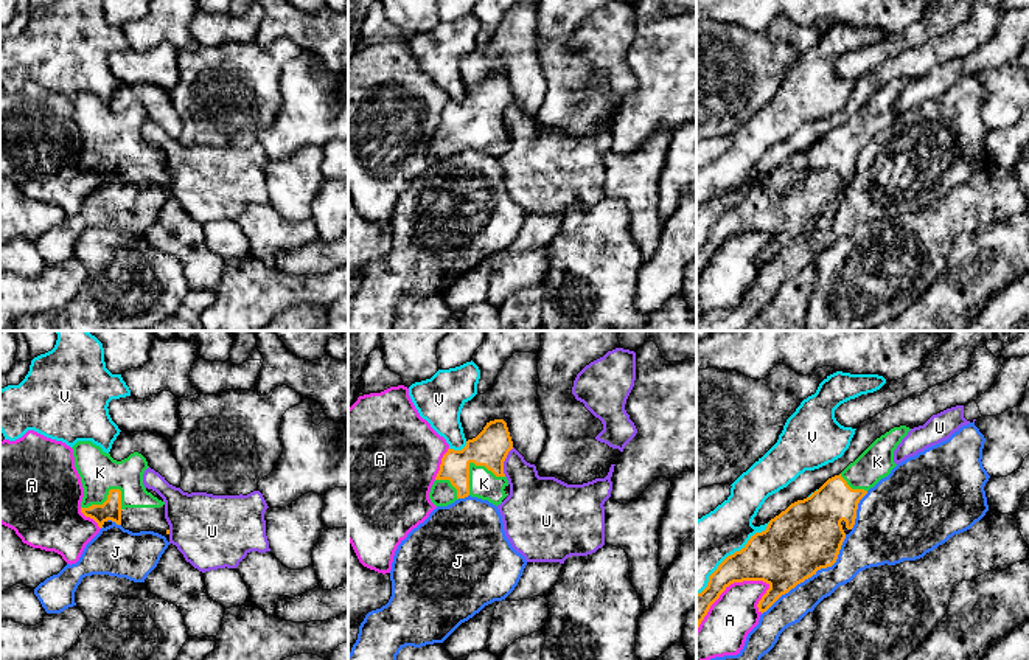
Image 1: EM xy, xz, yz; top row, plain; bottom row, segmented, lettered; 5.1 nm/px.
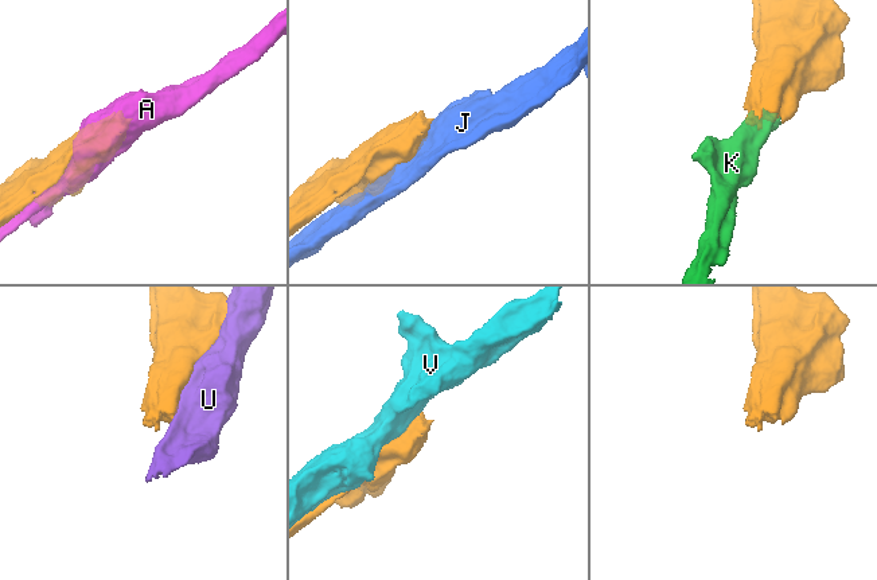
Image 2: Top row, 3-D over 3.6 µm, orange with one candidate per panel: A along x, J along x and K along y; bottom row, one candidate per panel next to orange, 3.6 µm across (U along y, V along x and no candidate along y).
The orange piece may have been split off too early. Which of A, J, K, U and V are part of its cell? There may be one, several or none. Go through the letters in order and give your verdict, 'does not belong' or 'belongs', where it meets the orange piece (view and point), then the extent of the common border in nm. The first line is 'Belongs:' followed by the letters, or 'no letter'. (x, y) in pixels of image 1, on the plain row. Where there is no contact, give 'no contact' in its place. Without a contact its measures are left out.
Belongs: K
A: does not belong; contact yz (725, 241); length 460 nm
J: does not belong; contact yz (812, 227); length 600 nm
K: belongs; contact xz (471, 114); length 220 nm
U: does not belong; contact xz (504, 112); length 160 nm
V: does not belong; contact yz (731, 207); length 550 nm

